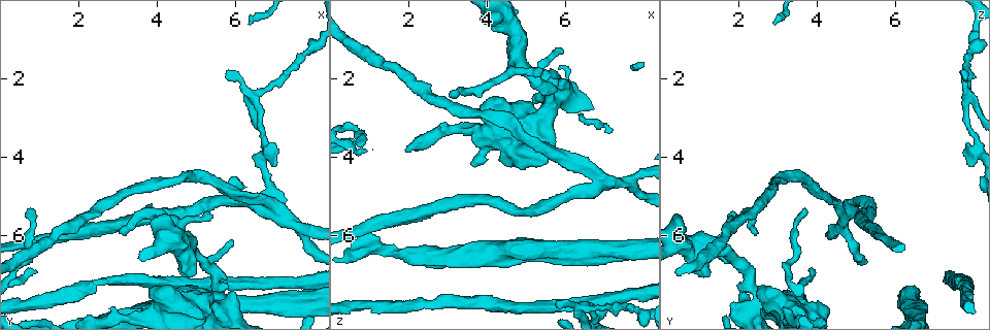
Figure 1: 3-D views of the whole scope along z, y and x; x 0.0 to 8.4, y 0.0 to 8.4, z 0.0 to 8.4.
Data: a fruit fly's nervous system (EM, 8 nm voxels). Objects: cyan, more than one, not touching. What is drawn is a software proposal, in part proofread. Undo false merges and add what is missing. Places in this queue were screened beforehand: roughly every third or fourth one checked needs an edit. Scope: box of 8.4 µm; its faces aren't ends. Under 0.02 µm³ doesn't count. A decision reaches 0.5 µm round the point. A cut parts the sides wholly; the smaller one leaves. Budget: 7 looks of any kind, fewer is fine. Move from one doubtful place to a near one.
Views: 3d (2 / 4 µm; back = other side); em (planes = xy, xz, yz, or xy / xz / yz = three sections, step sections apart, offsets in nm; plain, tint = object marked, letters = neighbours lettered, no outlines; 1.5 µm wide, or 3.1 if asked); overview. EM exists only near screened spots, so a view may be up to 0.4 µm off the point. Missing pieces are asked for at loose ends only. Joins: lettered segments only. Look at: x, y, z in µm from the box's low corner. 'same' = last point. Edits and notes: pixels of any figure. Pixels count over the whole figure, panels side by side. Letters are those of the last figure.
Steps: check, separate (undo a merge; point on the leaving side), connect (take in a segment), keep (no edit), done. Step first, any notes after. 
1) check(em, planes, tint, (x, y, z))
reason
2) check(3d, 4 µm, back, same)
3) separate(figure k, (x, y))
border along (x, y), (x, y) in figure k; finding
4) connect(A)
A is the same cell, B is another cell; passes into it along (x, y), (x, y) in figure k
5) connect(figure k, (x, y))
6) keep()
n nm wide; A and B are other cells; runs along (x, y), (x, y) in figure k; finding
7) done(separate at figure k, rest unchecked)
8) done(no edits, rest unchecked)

check(em, planes, tint, (0.90, 6.95, 3.80))

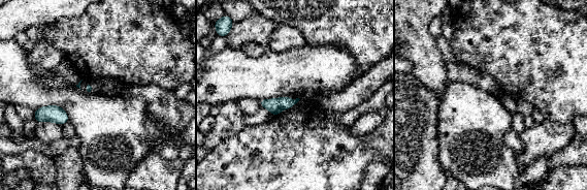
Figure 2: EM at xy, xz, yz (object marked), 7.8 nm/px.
check(em, planes, letters, same)

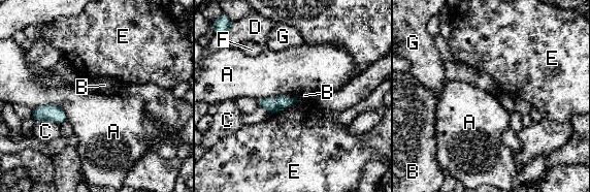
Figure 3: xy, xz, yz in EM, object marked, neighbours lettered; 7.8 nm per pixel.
keep()
A touches over 300 nm; A, B, C, D, E, F and G are other cells; none of them fits

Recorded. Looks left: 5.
check(em, planes, letters, (5.95, 7.50, 2.10))
thick end

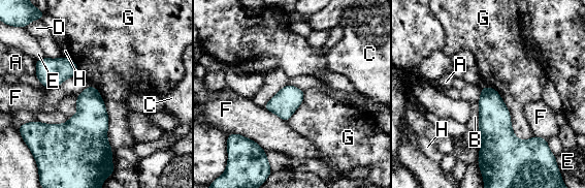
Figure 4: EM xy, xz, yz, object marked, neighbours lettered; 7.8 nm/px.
keep()
200 nm wide; A, B, C, D, E, F, G and H are other cells; no lettered segment goes on from it

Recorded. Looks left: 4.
check(3d, 2 µm, back, (6.50, 2.65, 7.75))

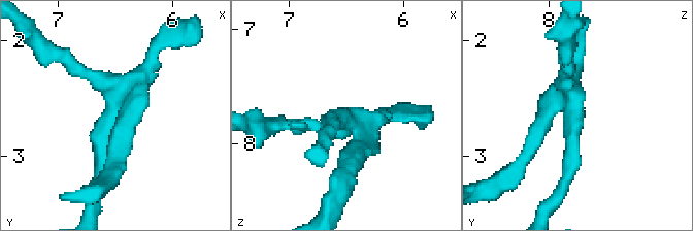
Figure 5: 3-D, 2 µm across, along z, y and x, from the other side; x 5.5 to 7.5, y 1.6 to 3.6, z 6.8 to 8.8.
check(em, planes, letters, (6.52, 2.62, 7.80))
now the EM

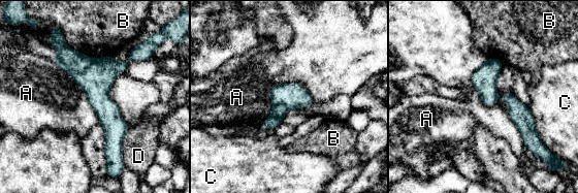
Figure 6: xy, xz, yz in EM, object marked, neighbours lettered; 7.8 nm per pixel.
separate(figure 6, (77, 62))
A, B, C and D are other cells; border along (59, 56), (76, 71), (93, 60) in figure 6; a second neuron is stuck on

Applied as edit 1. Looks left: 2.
done(separate at figure 6, rest unchecked)

